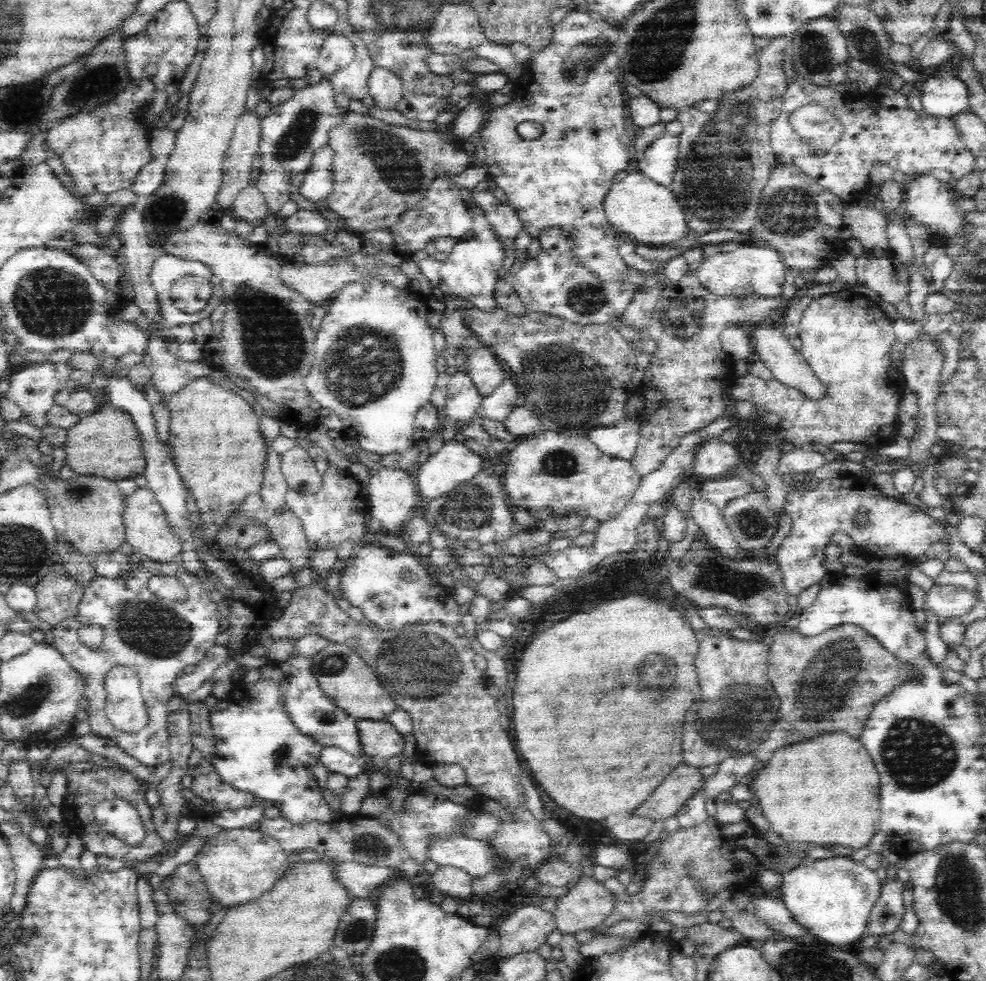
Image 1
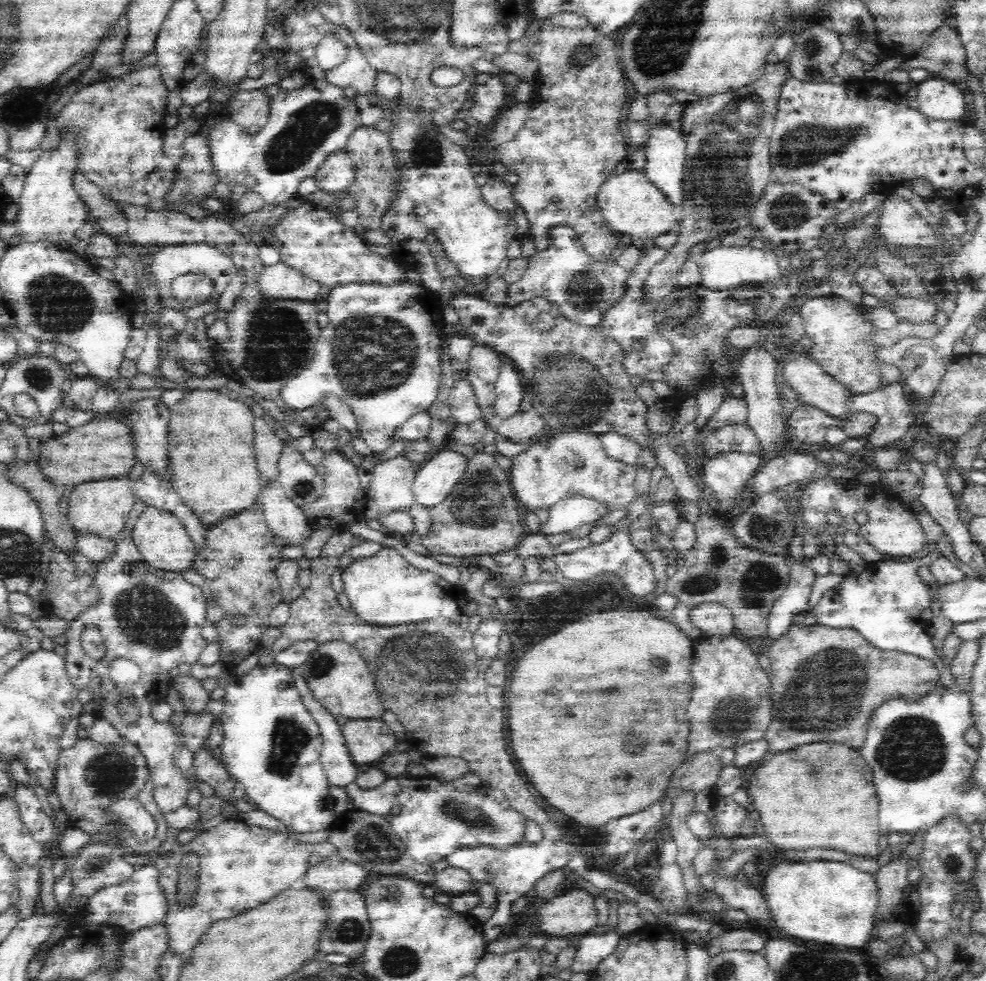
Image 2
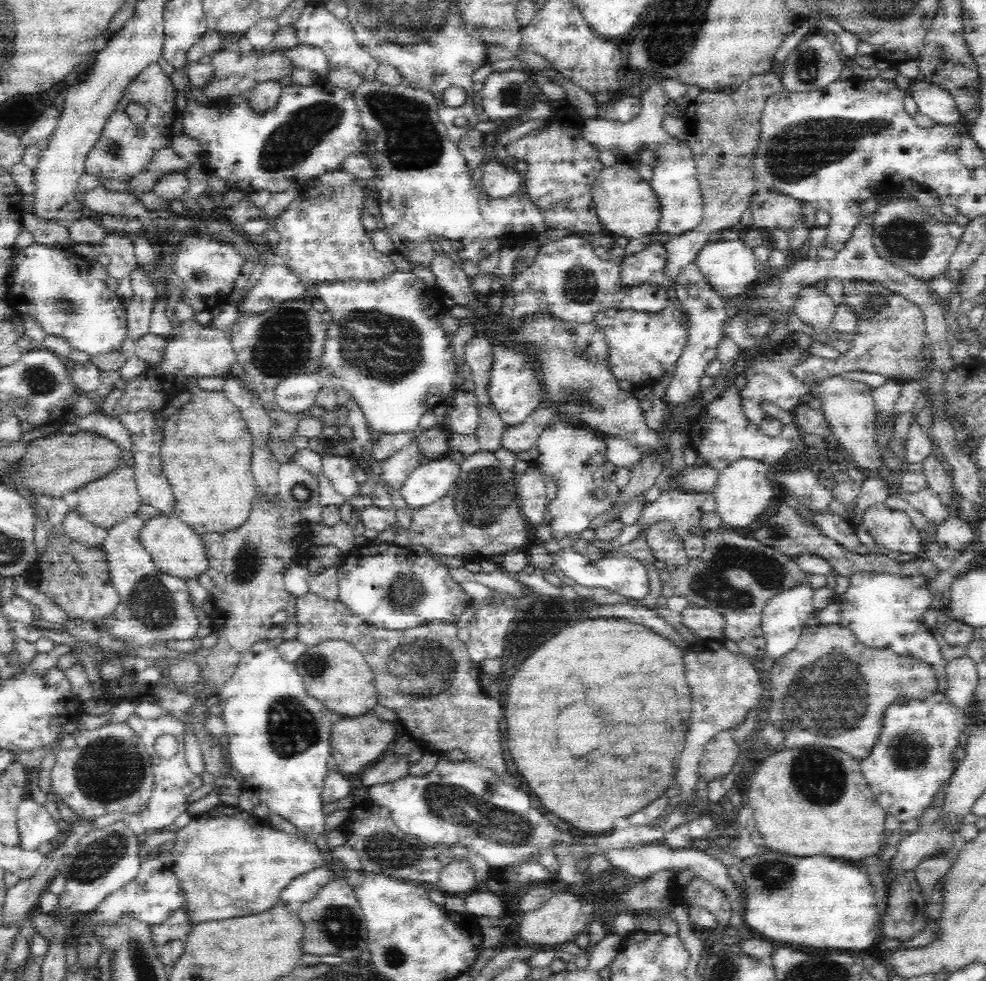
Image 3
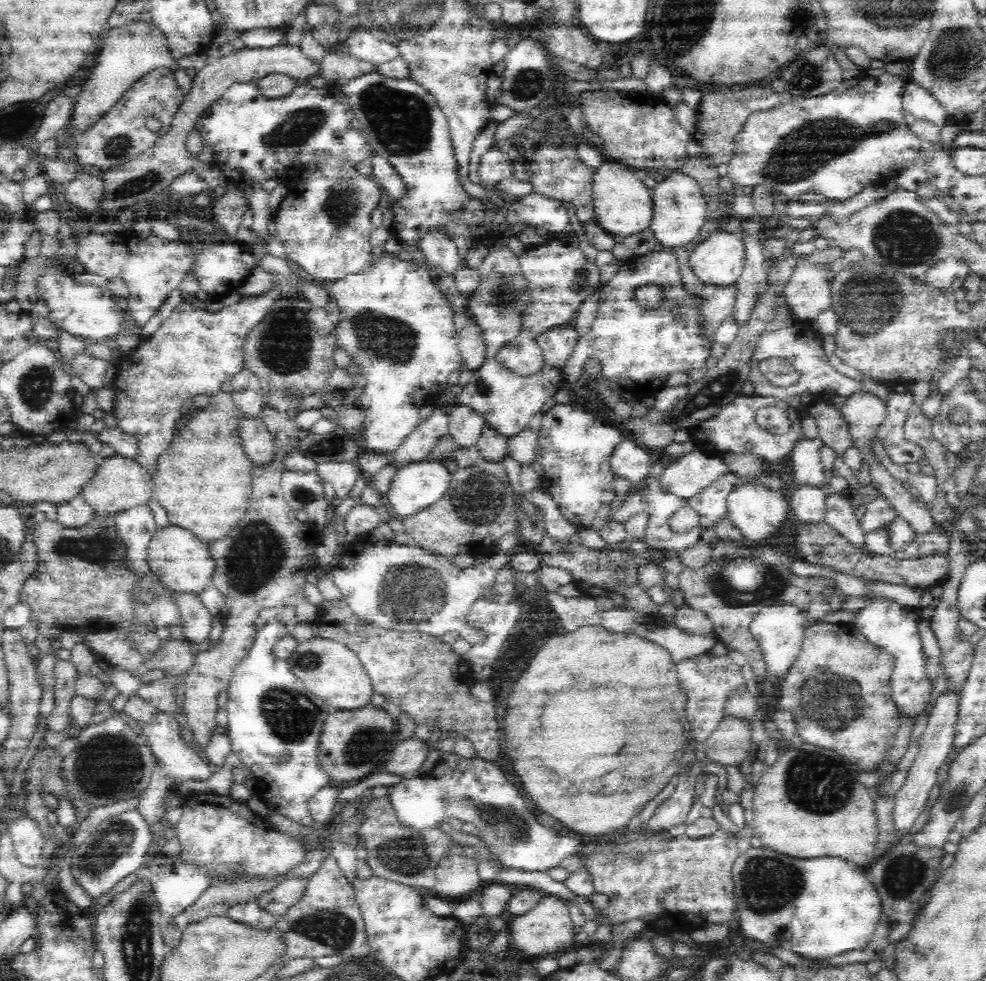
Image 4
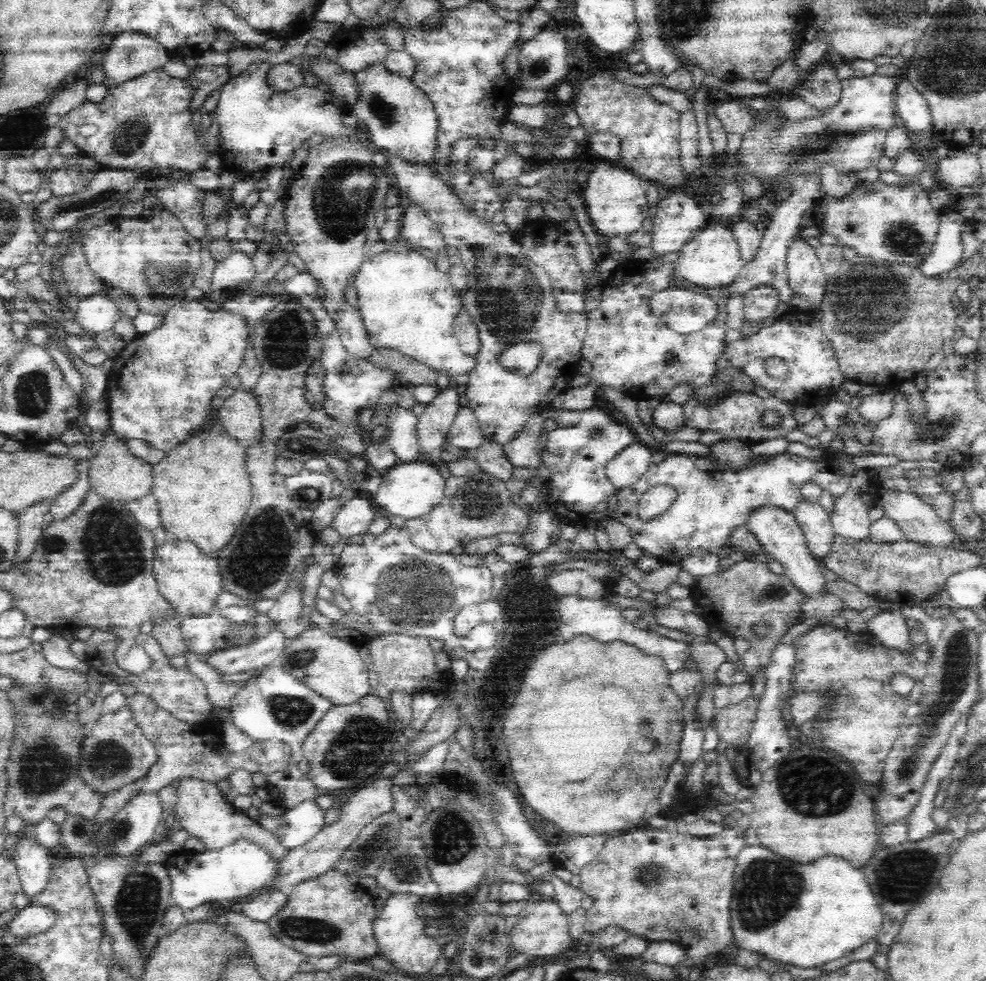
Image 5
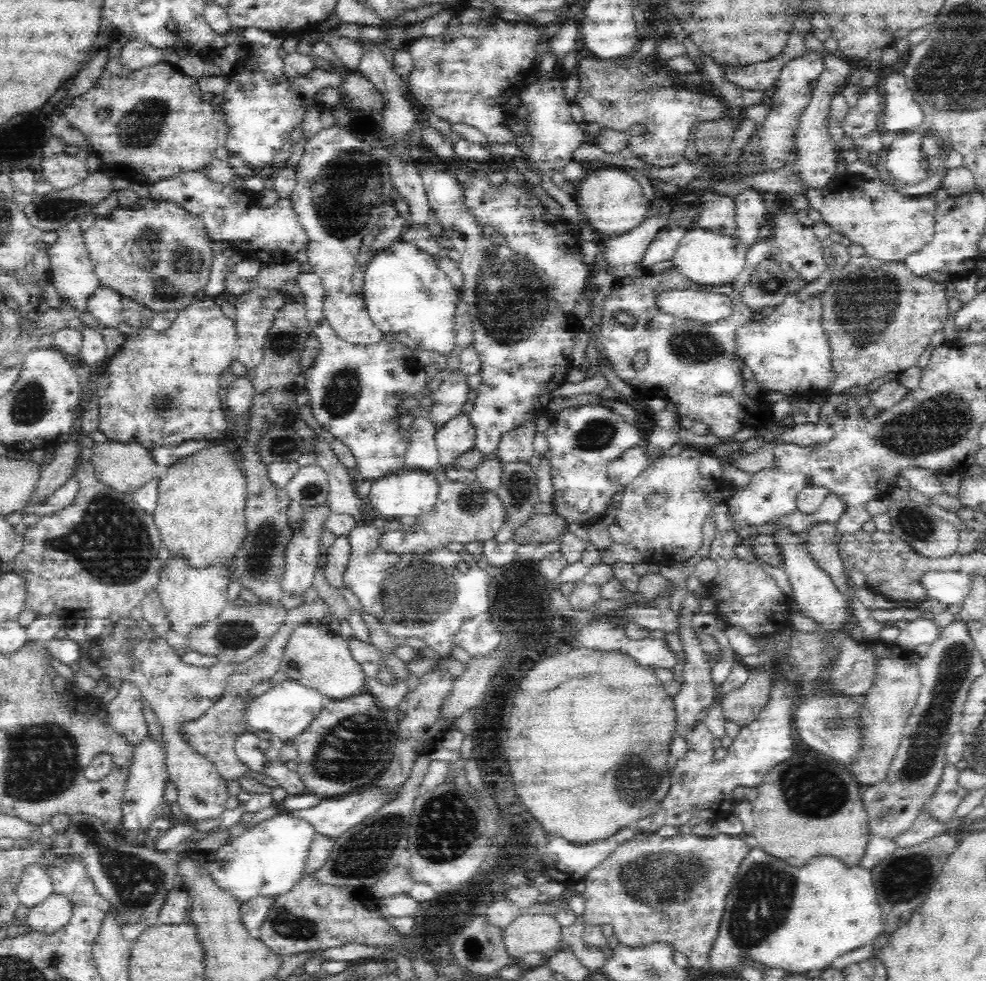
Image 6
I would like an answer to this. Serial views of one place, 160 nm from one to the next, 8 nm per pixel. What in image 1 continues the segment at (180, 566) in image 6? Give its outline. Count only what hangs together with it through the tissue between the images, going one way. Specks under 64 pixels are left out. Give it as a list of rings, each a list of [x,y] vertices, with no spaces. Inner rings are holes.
[[[147,486],[136,488],[131,494],[124,494],[122,521],[125,529],[125,543],[132,546],[134,553],[140,553],[150,560],[163,564],[177,560],[182,549],[181,541],[172,533],[164,511],[162,511],[158,501],[154,498],[153,492]]]

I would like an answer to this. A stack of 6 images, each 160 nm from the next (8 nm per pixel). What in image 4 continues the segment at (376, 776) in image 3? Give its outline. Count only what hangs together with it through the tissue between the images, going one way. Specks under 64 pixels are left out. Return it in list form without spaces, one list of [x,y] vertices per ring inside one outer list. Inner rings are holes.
[[[415,736],[400,741],[390,752],[390,758],[385,762],[382,772],[406,778],[419,776],[418,768],[422,766],[426,752],[428,745],[424,745]]]

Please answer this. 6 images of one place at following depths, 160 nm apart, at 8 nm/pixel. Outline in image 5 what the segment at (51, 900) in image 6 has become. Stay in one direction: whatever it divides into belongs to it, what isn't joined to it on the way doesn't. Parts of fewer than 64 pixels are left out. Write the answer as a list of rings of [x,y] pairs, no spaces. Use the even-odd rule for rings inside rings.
[[[30,904],[23,910],[19,910],[16,917],[4,926],[1,933],[10,933],[14,938],[23,942],[49,930],[54,925],[55,919],[54,910]]]

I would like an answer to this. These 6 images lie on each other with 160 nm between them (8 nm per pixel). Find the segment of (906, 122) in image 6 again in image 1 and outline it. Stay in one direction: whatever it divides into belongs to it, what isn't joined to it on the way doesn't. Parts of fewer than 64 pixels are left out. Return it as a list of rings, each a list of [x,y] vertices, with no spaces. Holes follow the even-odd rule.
[[[940,76],[923,82],[921,102],[930,117],[953,118],[954,115],[969,112],[970,91],[958,76]]]

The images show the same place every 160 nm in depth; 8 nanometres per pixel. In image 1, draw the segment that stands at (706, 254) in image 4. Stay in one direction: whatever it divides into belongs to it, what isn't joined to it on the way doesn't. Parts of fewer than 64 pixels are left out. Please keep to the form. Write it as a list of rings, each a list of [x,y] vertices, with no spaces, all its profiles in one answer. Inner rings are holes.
[[[740,244],[732,252],[719,253],[711,256],[694,270],[698,283],[708,292],[718,297],[742,298],[758,295],[766,299],[779,299],[784,286],[787,266],[782,262],[781,254],[770,247],[754,244]]]

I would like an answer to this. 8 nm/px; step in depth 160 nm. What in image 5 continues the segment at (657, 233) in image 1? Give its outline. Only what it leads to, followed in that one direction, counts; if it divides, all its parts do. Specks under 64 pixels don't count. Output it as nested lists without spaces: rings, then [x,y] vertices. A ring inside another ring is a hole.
[[[611,162],[599,164],[600,166],[592,166],[592,172],[582,187],[581,198],[585,210],[598,235],[604,239],[613,236],[625,239],[628,234],[636,232],[650,216],[647,195],[641,184],[642,178],[625,168],[610,166],[613,164]]]

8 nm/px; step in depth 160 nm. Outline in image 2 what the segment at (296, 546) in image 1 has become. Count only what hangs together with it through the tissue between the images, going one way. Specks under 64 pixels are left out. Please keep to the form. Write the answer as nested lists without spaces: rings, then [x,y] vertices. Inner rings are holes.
[[[279,481],[263,484],[258,499],[262,505],[262,510],[270,533],[276,536],[281,542],[284,542],[284,546],[302,545],[302,543],[308,540],[313,533],[311,532],[309,523],[302,515],[302,509],[285,495]]]

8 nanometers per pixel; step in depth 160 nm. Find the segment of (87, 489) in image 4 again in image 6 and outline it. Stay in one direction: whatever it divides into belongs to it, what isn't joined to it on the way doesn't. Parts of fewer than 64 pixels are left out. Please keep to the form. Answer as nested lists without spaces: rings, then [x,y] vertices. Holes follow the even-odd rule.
[[[107,440],[104,443],[94,444],[92,449],[94,454],[90,460],[94,466],[96,478],[100,483],[118,493],[133,495],[147,482],[150,482],[150,480],[159,476],[161,473],[158,466],[155,464],[151,451],[140,444]]]

